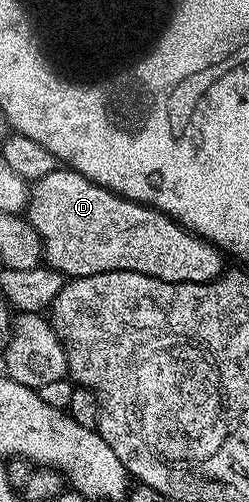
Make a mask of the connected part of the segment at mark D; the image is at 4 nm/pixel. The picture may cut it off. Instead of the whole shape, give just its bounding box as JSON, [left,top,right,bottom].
[25,168,224,282]

